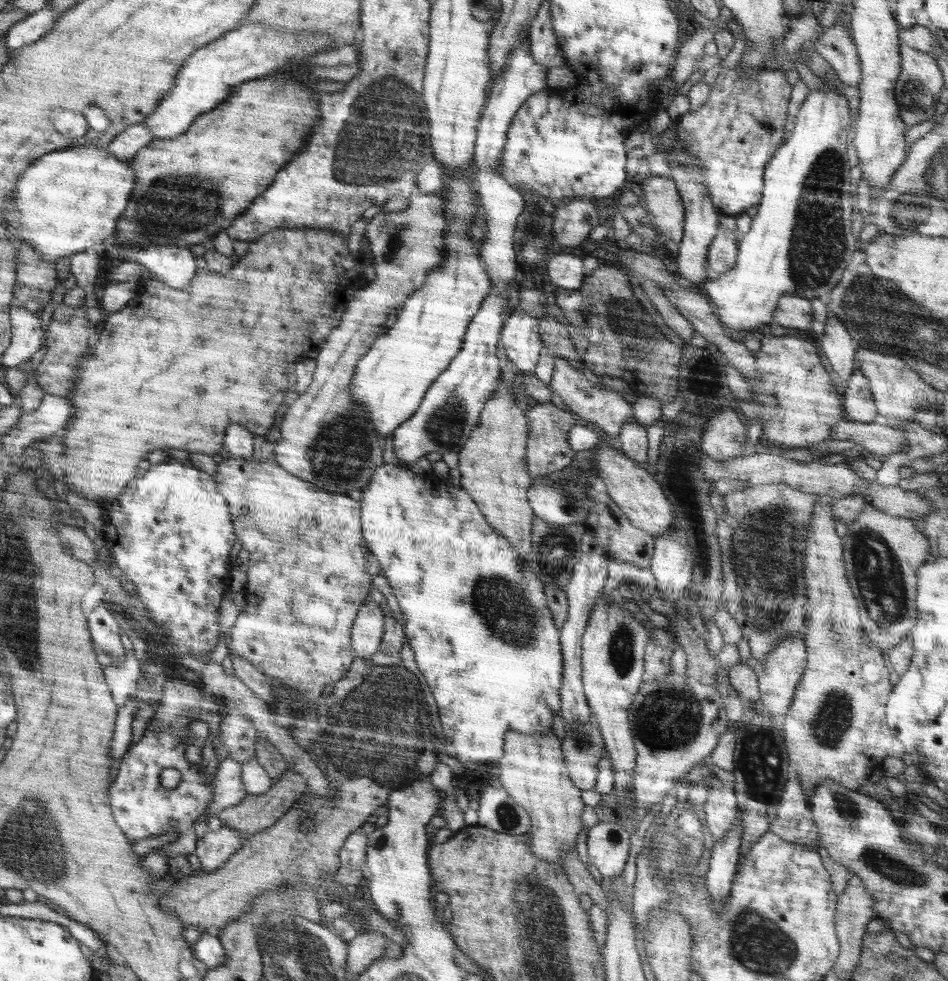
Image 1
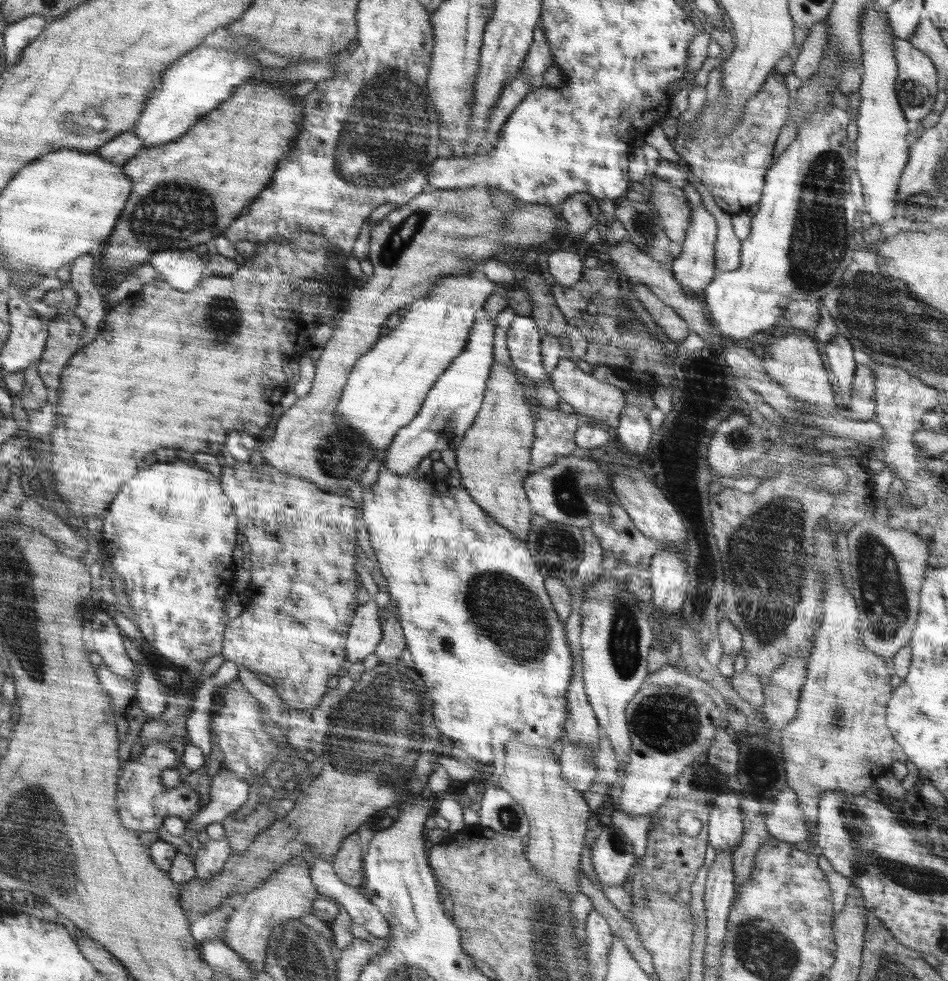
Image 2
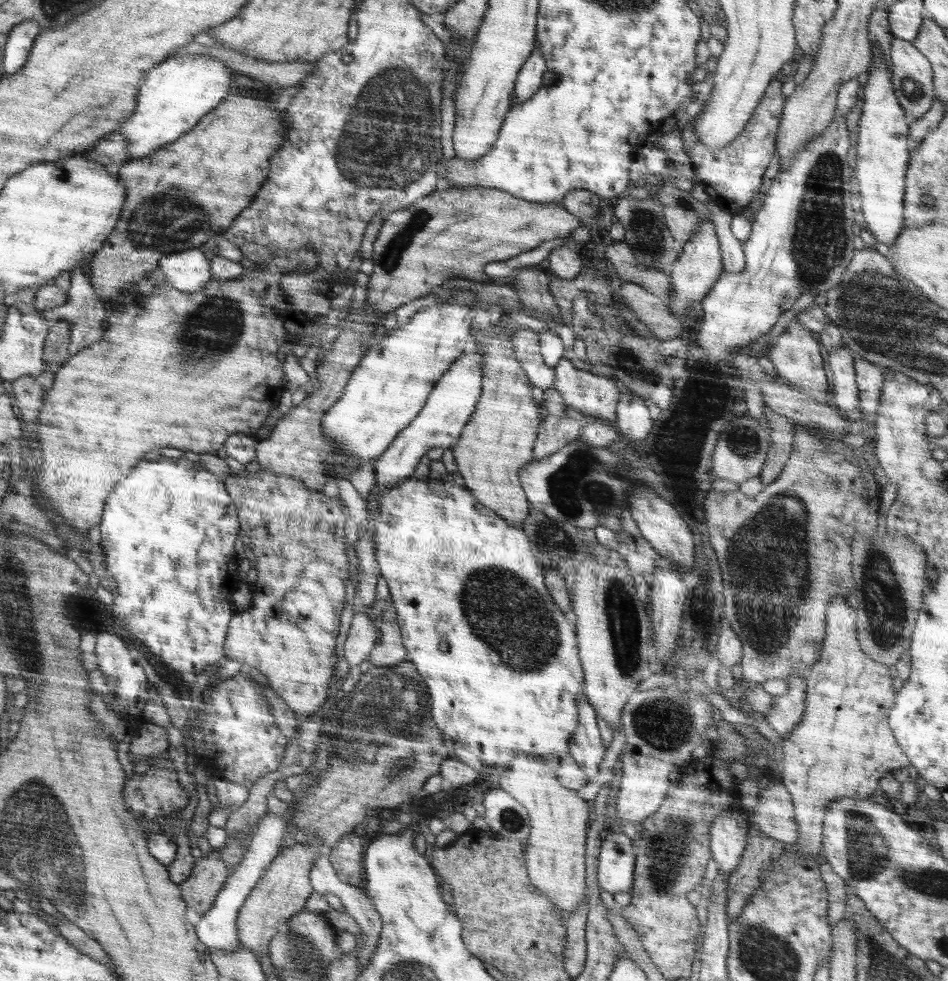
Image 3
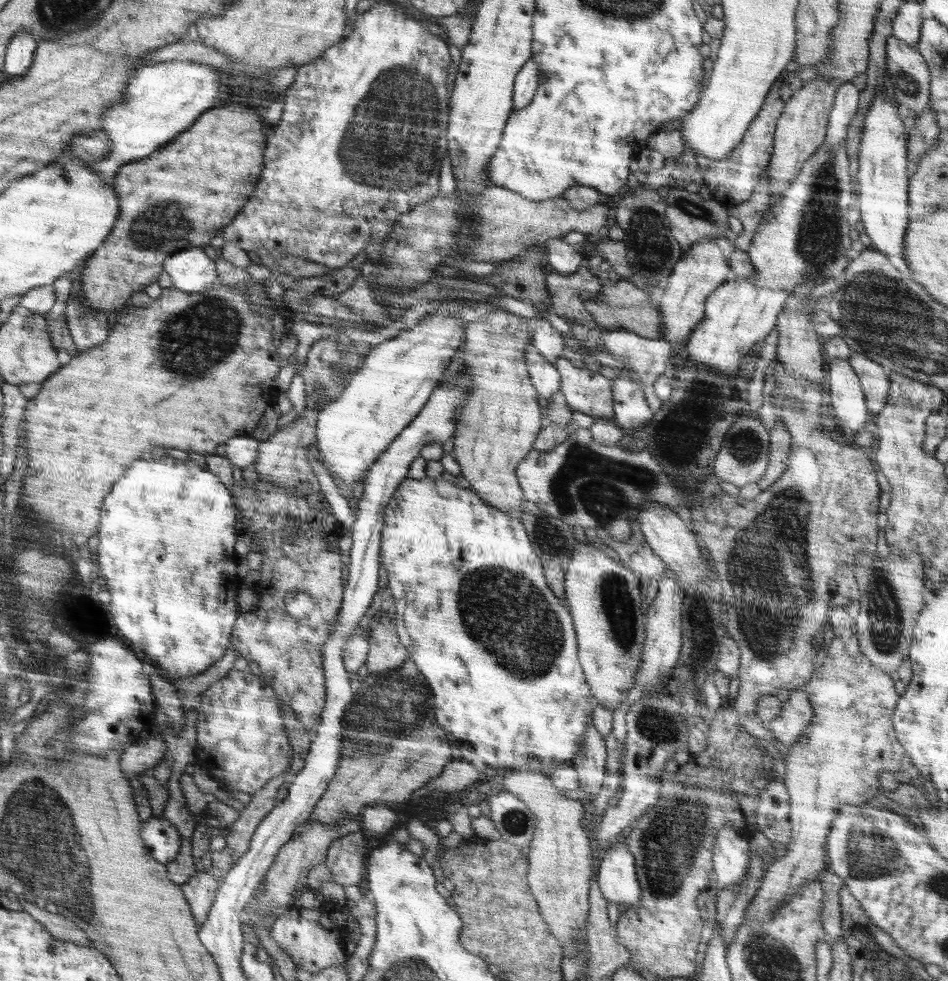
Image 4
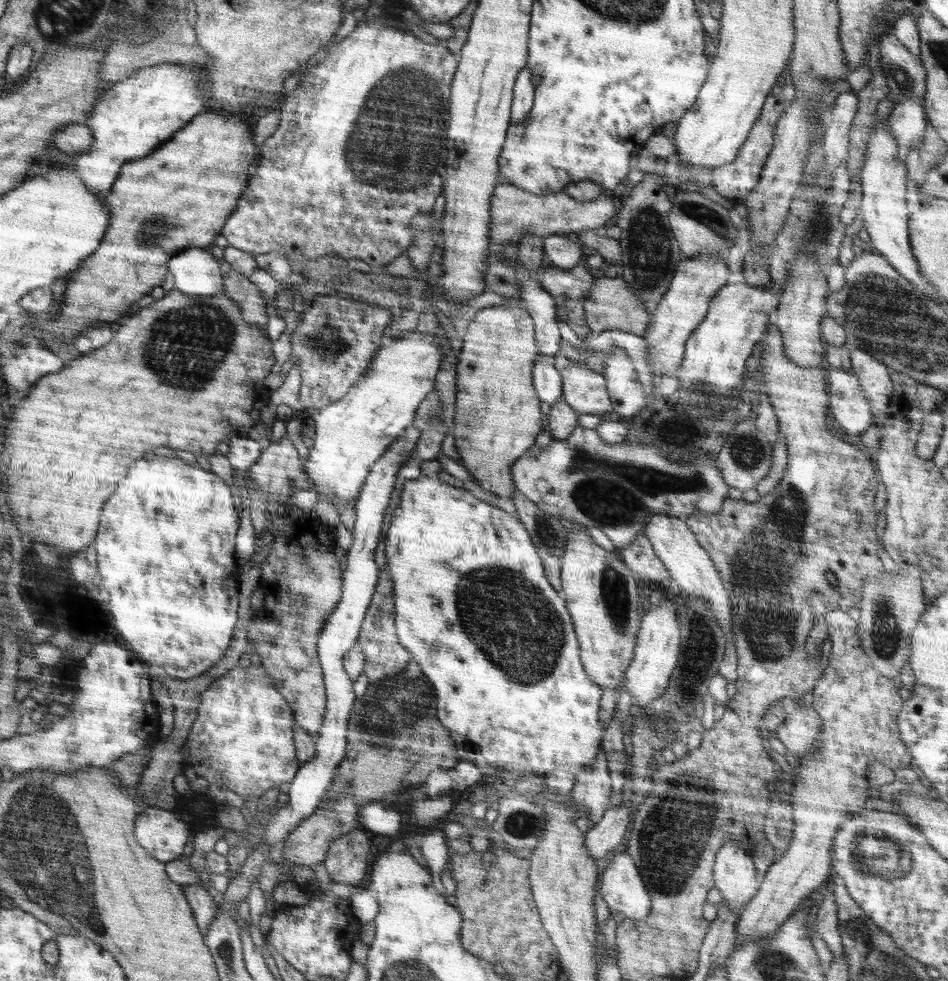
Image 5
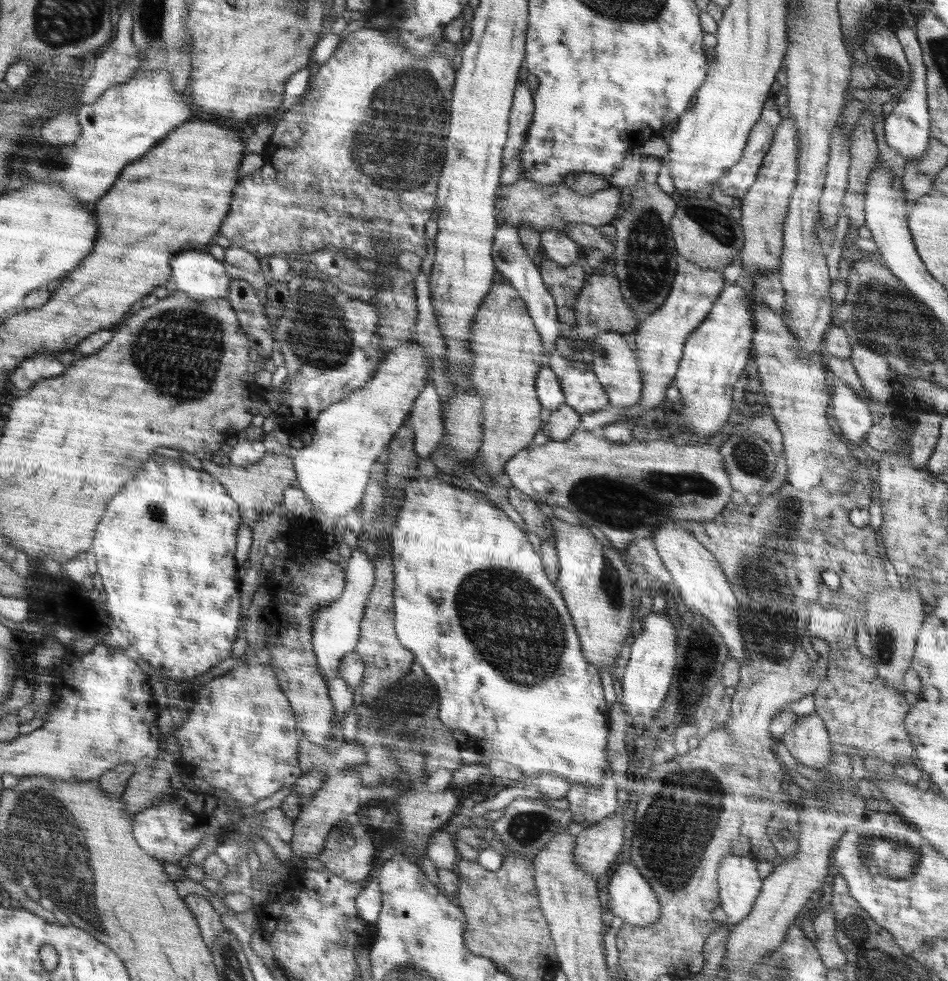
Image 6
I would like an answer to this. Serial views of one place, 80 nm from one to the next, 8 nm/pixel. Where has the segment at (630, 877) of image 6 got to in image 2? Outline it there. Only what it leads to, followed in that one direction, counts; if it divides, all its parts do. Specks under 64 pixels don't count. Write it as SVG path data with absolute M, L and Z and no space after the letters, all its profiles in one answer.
M605 820L591 850L592 865L599 881L608 886L622 886L636 863L631 840Z

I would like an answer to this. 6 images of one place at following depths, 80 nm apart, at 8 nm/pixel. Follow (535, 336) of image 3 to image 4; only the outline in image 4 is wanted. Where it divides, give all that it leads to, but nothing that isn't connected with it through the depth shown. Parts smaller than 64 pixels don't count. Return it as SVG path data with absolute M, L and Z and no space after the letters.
M532 343L525 348L525 360L528 362L529 376L533 378L538 395L550 398L560 392L561 377L555 365L550 364Z

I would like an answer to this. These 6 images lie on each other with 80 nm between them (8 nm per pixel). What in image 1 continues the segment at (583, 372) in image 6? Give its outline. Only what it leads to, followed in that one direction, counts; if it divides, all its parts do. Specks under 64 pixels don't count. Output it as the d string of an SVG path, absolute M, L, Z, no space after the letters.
M554 357L550 386L552 392L562 398L572 413L578 418L594 422L598 430L603 434L618 436L622 426L627 422L635 421L633 408L624 397L616 392L612 392L607 387L598 387L596 384L592 384L585 378L582 371L570 366L570 363L564 358Z

